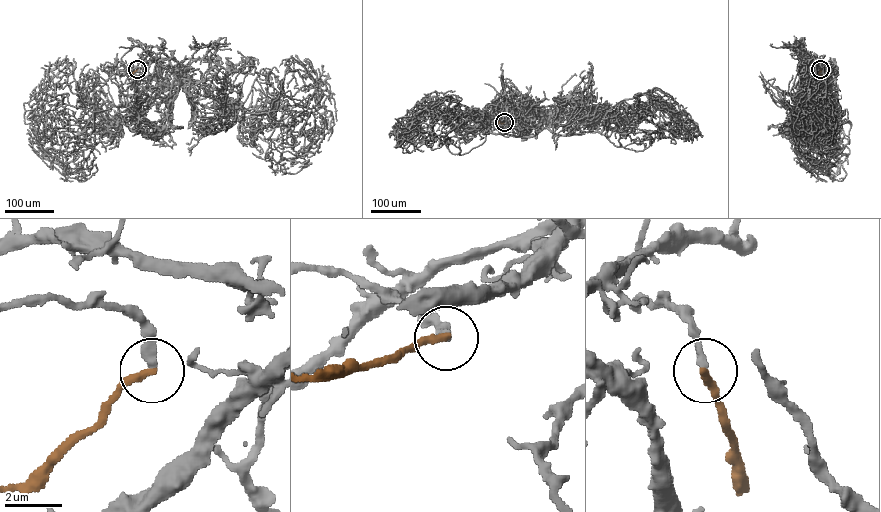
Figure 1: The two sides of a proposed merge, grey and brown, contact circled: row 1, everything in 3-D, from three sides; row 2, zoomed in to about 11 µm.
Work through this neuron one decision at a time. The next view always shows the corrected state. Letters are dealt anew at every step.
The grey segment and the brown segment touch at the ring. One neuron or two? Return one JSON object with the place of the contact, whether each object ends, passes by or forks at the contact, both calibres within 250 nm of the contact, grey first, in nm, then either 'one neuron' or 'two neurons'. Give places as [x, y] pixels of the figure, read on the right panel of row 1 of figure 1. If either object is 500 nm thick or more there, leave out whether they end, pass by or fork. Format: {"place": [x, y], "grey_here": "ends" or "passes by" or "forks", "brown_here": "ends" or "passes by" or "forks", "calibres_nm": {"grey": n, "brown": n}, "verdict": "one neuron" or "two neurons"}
{"place": [820, 69], "grey_here": "ends", "brown_here": "ends", "calibres_nm": {"grey": 320, "brown": 260}, "verdict": "two neurons"}

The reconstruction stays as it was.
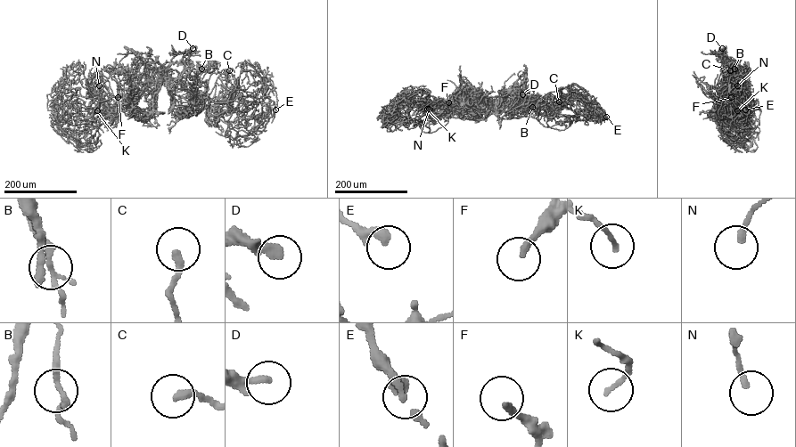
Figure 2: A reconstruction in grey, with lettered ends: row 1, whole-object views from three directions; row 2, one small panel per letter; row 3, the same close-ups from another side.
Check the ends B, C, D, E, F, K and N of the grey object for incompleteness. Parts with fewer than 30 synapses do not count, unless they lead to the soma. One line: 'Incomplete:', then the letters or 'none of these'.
Incomplete: D, F

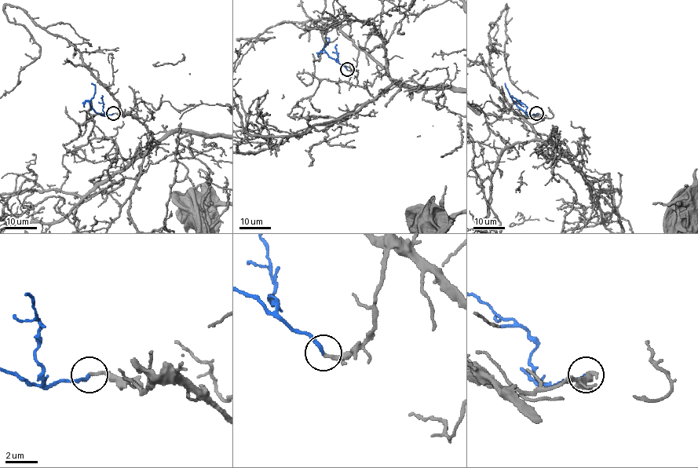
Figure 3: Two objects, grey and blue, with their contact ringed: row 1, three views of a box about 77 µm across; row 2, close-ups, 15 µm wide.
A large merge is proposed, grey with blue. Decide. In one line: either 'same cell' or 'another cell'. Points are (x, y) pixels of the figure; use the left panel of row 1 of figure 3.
same cell

